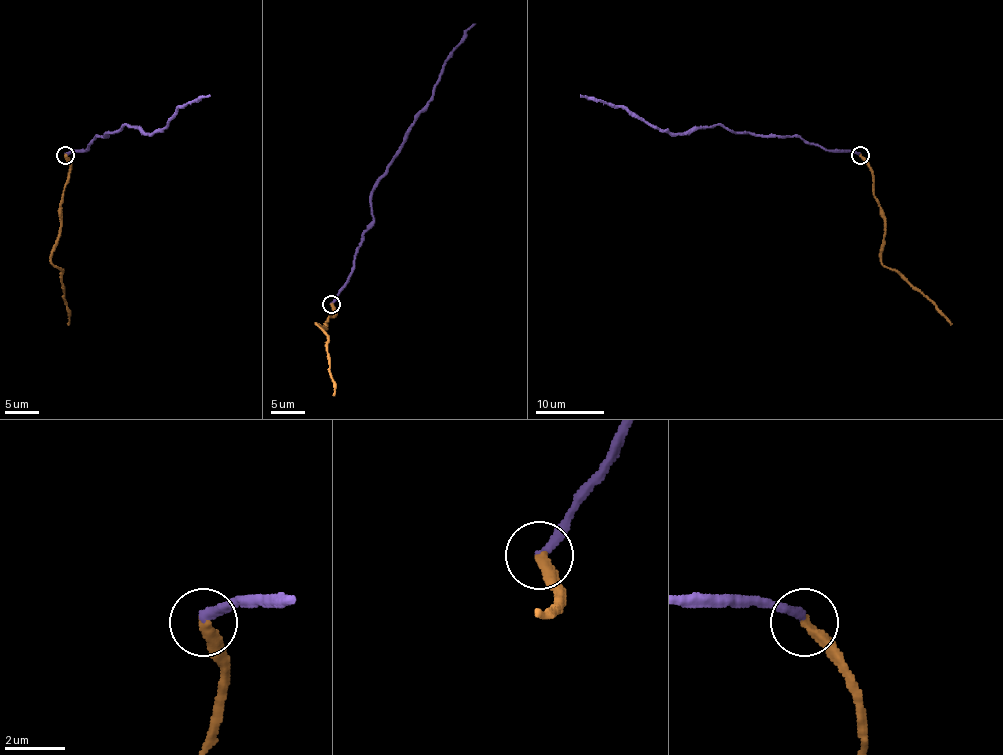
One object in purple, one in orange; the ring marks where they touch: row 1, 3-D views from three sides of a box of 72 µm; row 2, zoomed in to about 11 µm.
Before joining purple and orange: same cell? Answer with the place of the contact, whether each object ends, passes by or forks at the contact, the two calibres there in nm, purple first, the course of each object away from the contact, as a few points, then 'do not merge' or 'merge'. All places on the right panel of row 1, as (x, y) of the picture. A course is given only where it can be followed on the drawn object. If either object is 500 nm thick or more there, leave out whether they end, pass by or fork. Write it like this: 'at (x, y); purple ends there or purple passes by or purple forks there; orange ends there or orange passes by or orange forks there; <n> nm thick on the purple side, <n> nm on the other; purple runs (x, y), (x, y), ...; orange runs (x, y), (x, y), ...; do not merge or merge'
at (860, 155); purple ends there; orange ends there; 280 nm thick on the purple side, 360 nm on the other; purple runs (860, 155), (832, 152), (797, 136), (733, 133), (719, 124), (687, 133), (661, 131), (620, 107), (580, 95); orange runs (860, 155), (871, 172), (884, 221), (881, 262), (900, 272), (951, 325); do not merge

